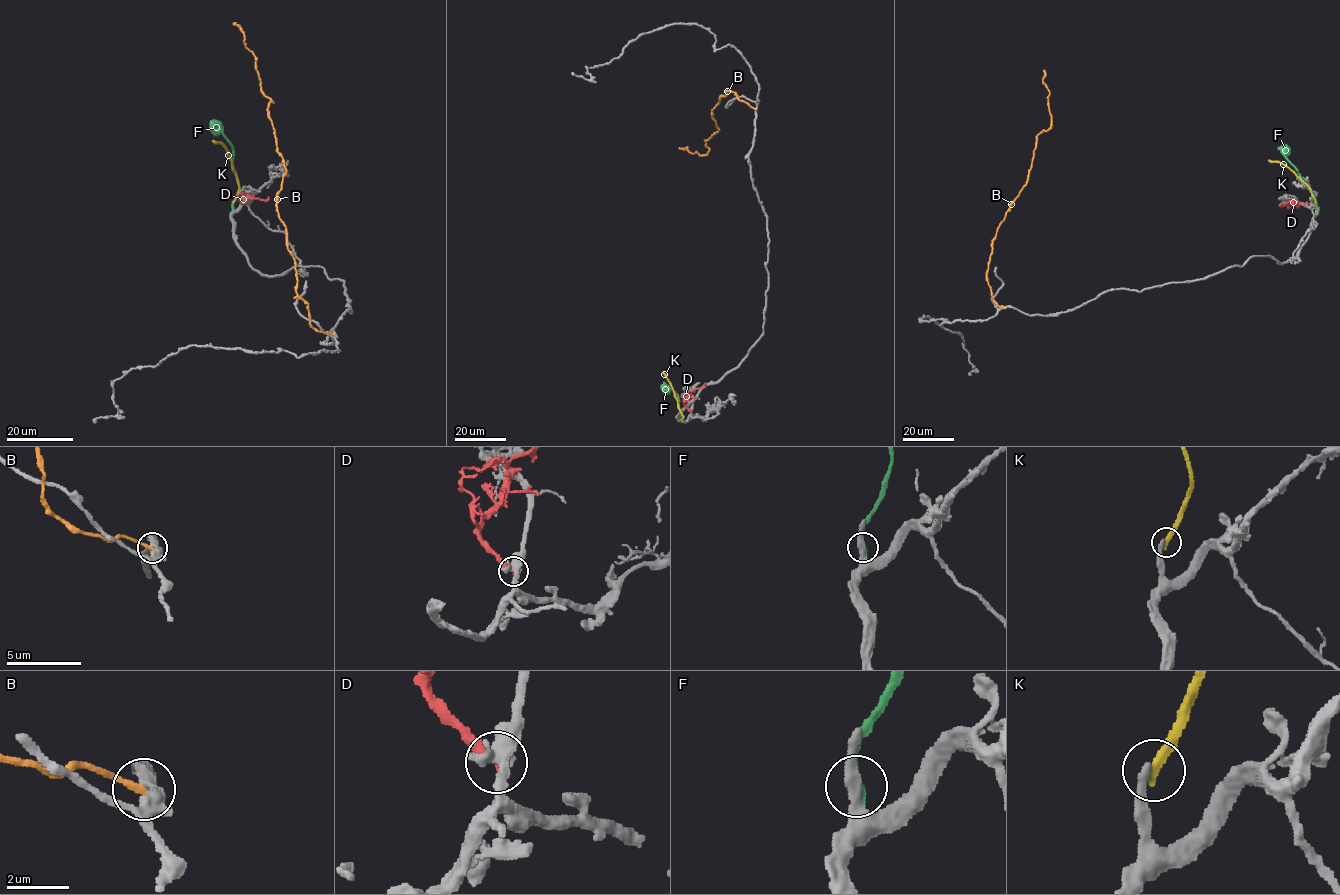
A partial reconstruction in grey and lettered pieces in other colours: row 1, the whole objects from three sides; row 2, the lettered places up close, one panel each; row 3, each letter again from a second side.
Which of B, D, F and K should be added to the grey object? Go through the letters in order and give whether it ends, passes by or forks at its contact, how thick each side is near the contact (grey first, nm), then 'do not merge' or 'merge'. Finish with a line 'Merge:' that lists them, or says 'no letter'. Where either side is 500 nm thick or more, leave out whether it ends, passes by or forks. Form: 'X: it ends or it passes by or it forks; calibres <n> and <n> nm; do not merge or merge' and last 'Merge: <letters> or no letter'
B: it ends; calibres 320 and 280 nm; do not merge
D: it ends; calibres 480 and 340 nm; do not merge
F: it ends; calibres 280 and 400 nm; do not merge
K: it ends; calibres 300 and 320 nm; do not merge
Merge: no letter

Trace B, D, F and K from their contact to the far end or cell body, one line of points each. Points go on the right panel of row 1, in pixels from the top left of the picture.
B: (1004, 308), (994, 301), (987, 275), (988, 263), (998, 227), (1026, 183), (1037, 135), (1050, 127), (1044, 70)
D: (1307, 203), (1281, 203)
F: (1316, 211), (1310, 187), (1284, 155), (1282, 144)
K: (1316, 207), (1307, 186), (1287, 167), (1269, 160)

